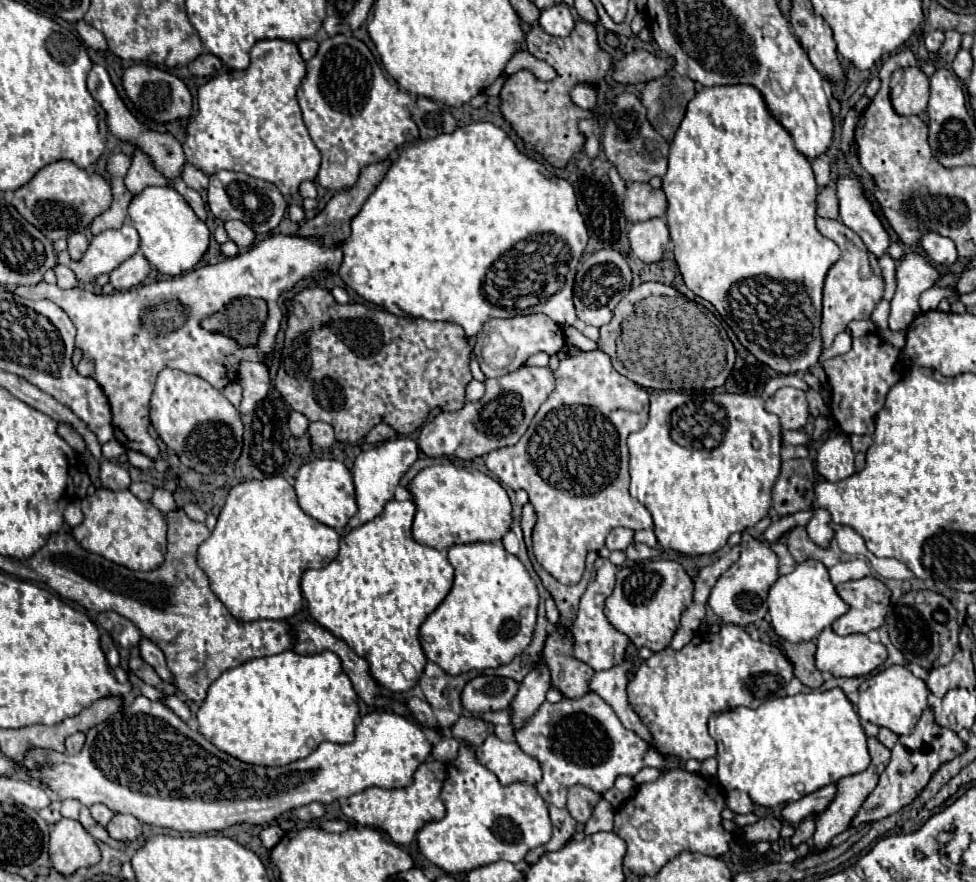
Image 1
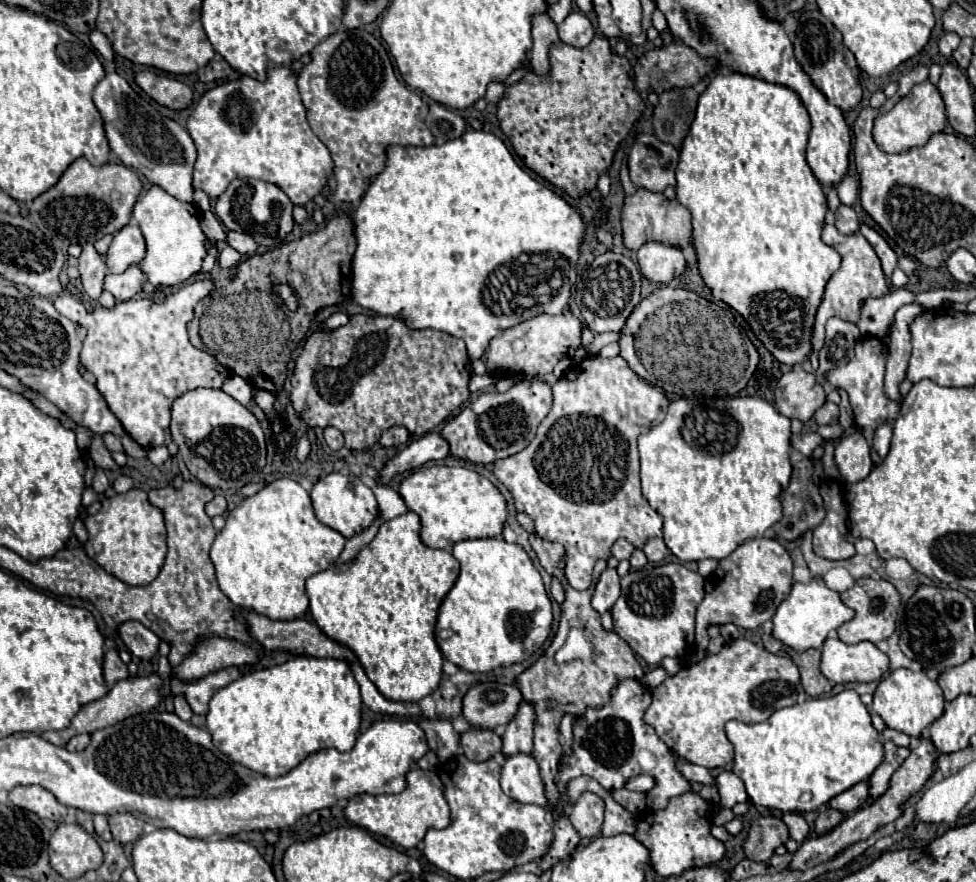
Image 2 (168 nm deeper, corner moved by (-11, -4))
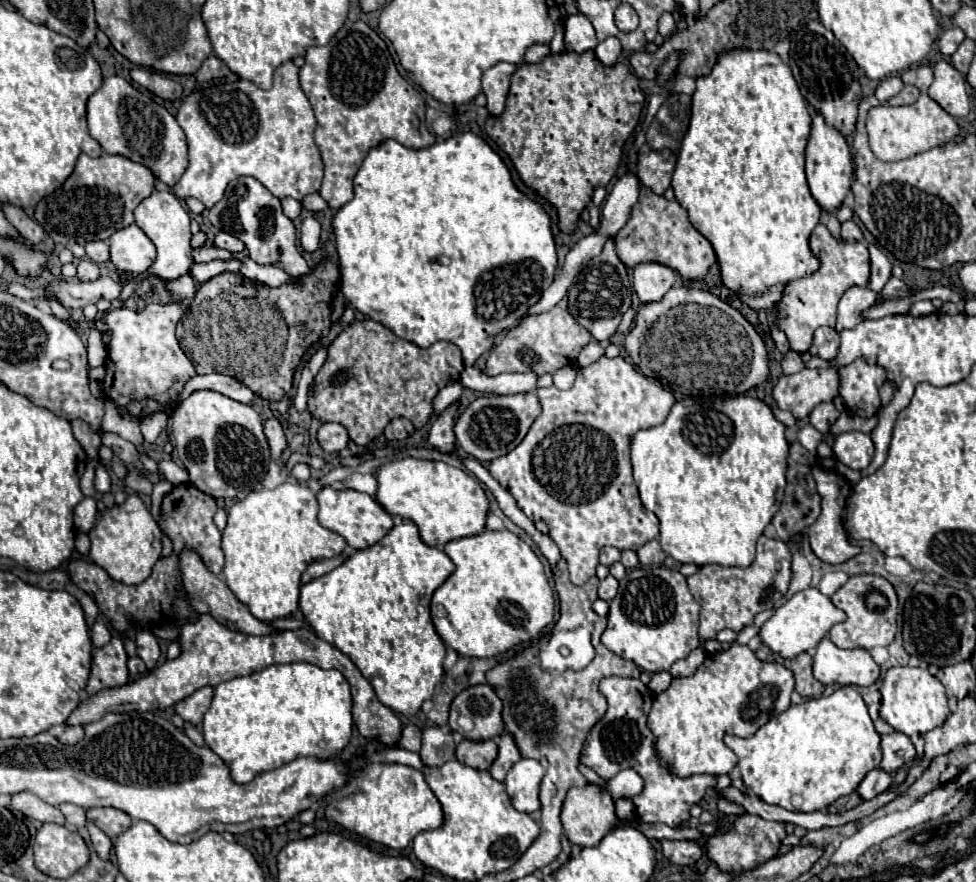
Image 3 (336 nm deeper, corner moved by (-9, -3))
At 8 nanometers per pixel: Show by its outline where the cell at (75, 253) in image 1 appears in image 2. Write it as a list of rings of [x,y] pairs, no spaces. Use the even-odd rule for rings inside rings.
[[[87,245],[79,257],[79,275],[83,283],[83,293],[97,301],[99,295],[103,293],[103,279],[105,279],[107,267],[105,261],[97,255],[93,245]]]

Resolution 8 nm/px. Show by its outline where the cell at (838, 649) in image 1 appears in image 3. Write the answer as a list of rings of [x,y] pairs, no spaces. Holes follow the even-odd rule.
[[[825,636],[813,656],[813,676],[821,684],[871,686],[879,678],[879,664],[867,650],[843,650]]]

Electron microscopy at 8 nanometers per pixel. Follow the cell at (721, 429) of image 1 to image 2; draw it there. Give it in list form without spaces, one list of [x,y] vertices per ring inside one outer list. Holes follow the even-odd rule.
[[[723,397],[723,399],[675,399],[665,419],[639,435],[641,487],[643,497],[663,517],[665,543],[671,553],[687,561],[725,559],[747,539],[763,533],[781,519],[781,491],[789,485],[789,419],[771,403],[759,397]]]

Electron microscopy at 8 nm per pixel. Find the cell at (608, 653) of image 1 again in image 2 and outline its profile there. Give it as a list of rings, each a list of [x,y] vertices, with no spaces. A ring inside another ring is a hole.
[[[605,569],[605,573],[601,575],[601,579],[599,579],[597,587],[595,587],[591,605],[599,613],[611,611],[611,607],[615,605],[615,601],[619,599],[619,595],[621,595],[621,587],[619,587],[619,575],[617,575],[617,571],[615,569]]]

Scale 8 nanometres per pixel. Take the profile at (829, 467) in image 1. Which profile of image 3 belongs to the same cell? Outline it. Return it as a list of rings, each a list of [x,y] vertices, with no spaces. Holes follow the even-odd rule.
[[[845,432],[835,438],[833,454],[837,460],[853,470],[865,470],[871,464],[875,446],[869,434],[863,432]]]

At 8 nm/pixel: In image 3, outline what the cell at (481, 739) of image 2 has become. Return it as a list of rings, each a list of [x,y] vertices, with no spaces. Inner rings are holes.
[[[493,738],[481,742],[461,740],[461,744],[457,746],[457,760],[477,770],[489,770],[495,756],[497,756],[497,742]]]

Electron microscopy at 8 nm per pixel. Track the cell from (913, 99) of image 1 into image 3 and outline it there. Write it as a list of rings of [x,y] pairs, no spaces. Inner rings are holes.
[[[921,94],[915,104],[909,106],[877,106],[869,110],[867,134],[873,154],[881,160],[905,160],[933,146],[951,142],[959,128],[953,116],[949,116],[929,94]]]

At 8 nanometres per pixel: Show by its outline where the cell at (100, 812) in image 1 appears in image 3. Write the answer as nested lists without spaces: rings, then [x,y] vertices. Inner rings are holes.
[[[87,822],[87,828],[89,828],[89,834],[91,834],[91,842],[93,842],[93,848],[97,850],[97,854],[99,854],[99,858],[103,858],[103,860],[109,860],[109,854],[111,854],[111,846],[113,846],[113,842],[111,842],[111,838],[101,830],[101,828],[97,828],[93,822]]]

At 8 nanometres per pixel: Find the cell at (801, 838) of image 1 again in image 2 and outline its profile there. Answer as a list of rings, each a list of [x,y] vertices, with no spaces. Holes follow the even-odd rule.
[[[821,807],[819,809],[819,817],[815,821],[815,831],[817,835],[823,835],[827,831],[831,831],[835,825],[839,825],[843,819],[843,813],[837,811],[837,809],[831,809],[831,807]]]

